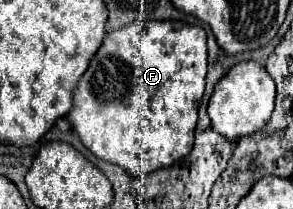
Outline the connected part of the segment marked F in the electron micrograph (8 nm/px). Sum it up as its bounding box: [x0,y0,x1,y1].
[66,21,206,177]

